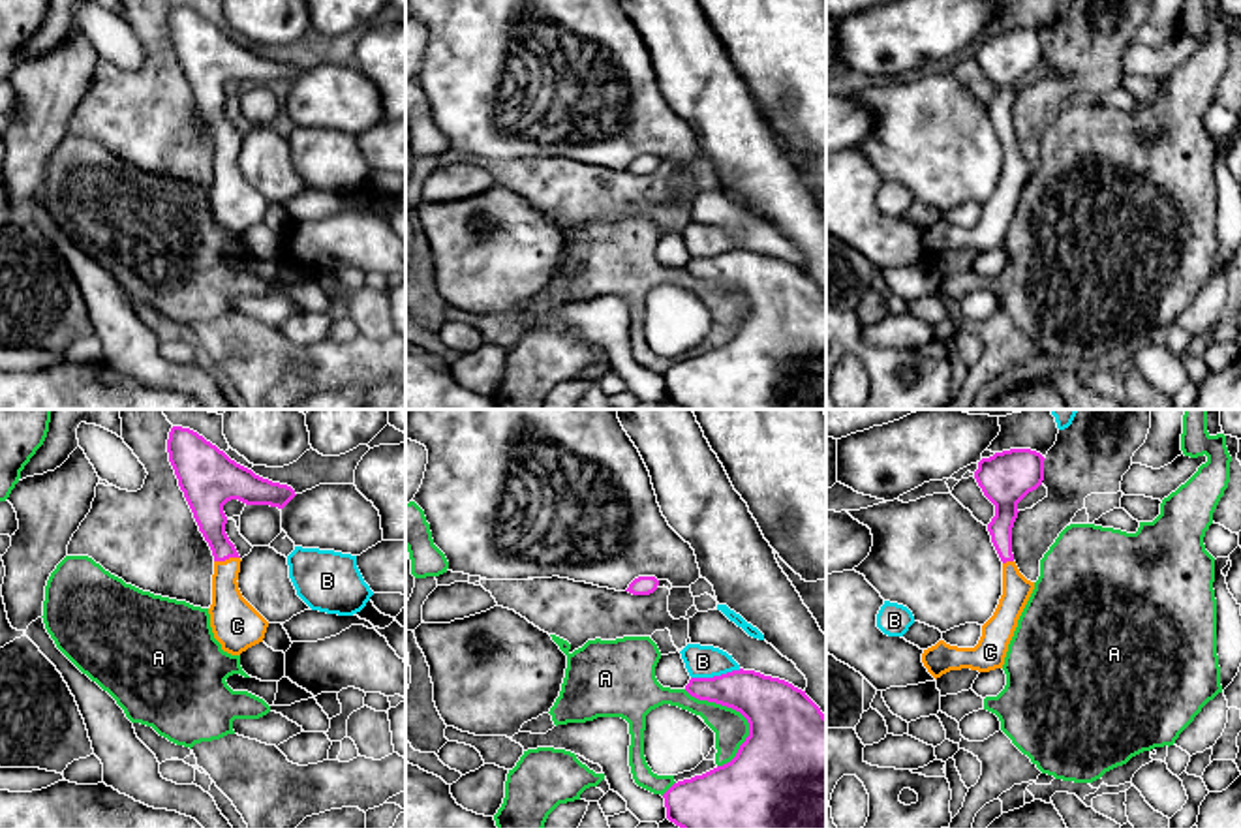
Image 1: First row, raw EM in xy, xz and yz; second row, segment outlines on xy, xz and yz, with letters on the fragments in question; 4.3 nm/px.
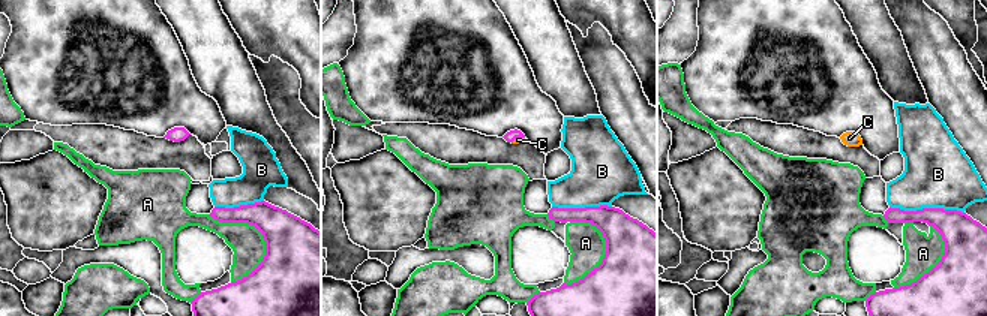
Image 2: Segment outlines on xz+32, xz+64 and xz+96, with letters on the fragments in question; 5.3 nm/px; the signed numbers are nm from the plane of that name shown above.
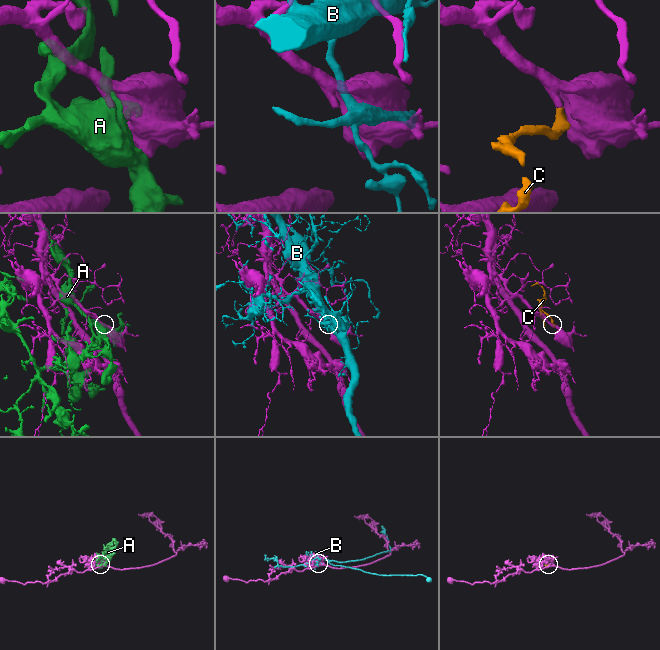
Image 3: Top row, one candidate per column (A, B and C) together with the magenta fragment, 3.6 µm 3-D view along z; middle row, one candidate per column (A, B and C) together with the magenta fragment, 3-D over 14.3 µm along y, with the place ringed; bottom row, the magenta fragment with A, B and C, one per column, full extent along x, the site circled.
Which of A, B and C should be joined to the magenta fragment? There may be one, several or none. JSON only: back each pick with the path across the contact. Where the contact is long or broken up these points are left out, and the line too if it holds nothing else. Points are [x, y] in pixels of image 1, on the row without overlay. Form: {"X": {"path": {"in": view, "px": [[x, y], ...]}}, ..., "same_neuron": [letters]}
{"C": {"path": {"in": "xy", "px": [[207, 83], [214, 115], [226, 138], [226, 179], [231, 196]]}}, "same_neuron": ["C"]}

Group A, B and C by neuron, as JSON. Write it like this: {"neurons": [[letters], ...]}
{"neurons": [["A"], ["B"], ["C"]]}

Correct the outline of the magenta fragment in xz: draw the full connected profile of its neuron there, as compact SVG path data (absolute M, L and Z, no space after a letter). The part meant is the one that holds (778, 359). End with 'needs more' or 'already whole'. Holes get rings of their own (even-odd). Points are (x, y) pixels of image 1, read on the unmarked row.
M743 248L713 257L691 257L685 270L698 280L740 291L749 302L749 315L730 342L678 360L663 374L670 402L682 409L826 409L826 295L805 270Z | already whole

